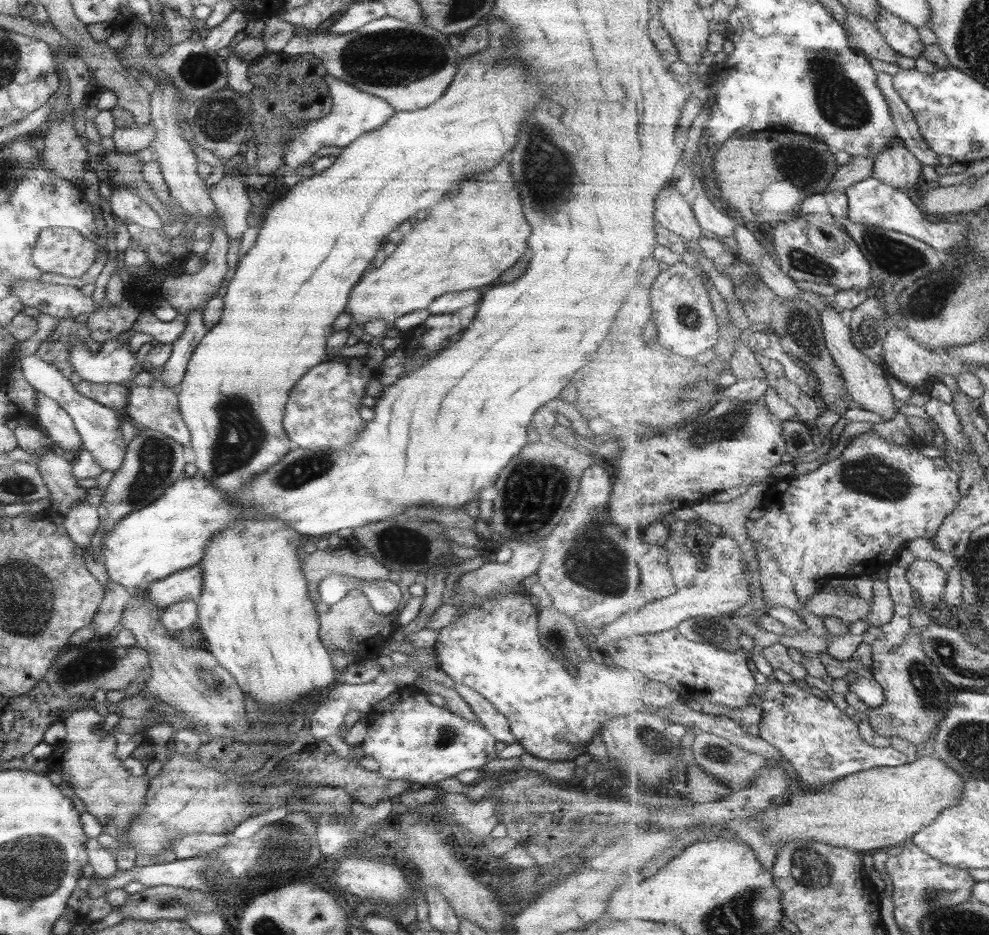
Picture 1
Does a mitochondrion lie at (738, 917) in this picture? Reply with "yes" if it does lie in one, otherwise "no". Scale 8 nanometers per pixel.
yes

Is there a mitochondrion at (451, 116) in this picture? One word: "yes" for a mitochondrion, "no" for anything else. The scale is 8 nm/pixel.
no

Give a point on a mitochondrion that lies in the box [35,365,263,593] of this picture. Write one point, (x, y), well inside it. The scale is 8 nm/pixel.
(156, 456)

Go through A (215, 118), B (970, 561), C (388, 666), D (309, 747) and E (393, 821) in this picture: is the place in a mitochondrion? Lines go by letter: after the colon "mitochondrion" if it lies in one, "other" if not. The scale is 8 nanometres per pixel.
A: mitochondrion
B: other
C: other
D: other
E: other

